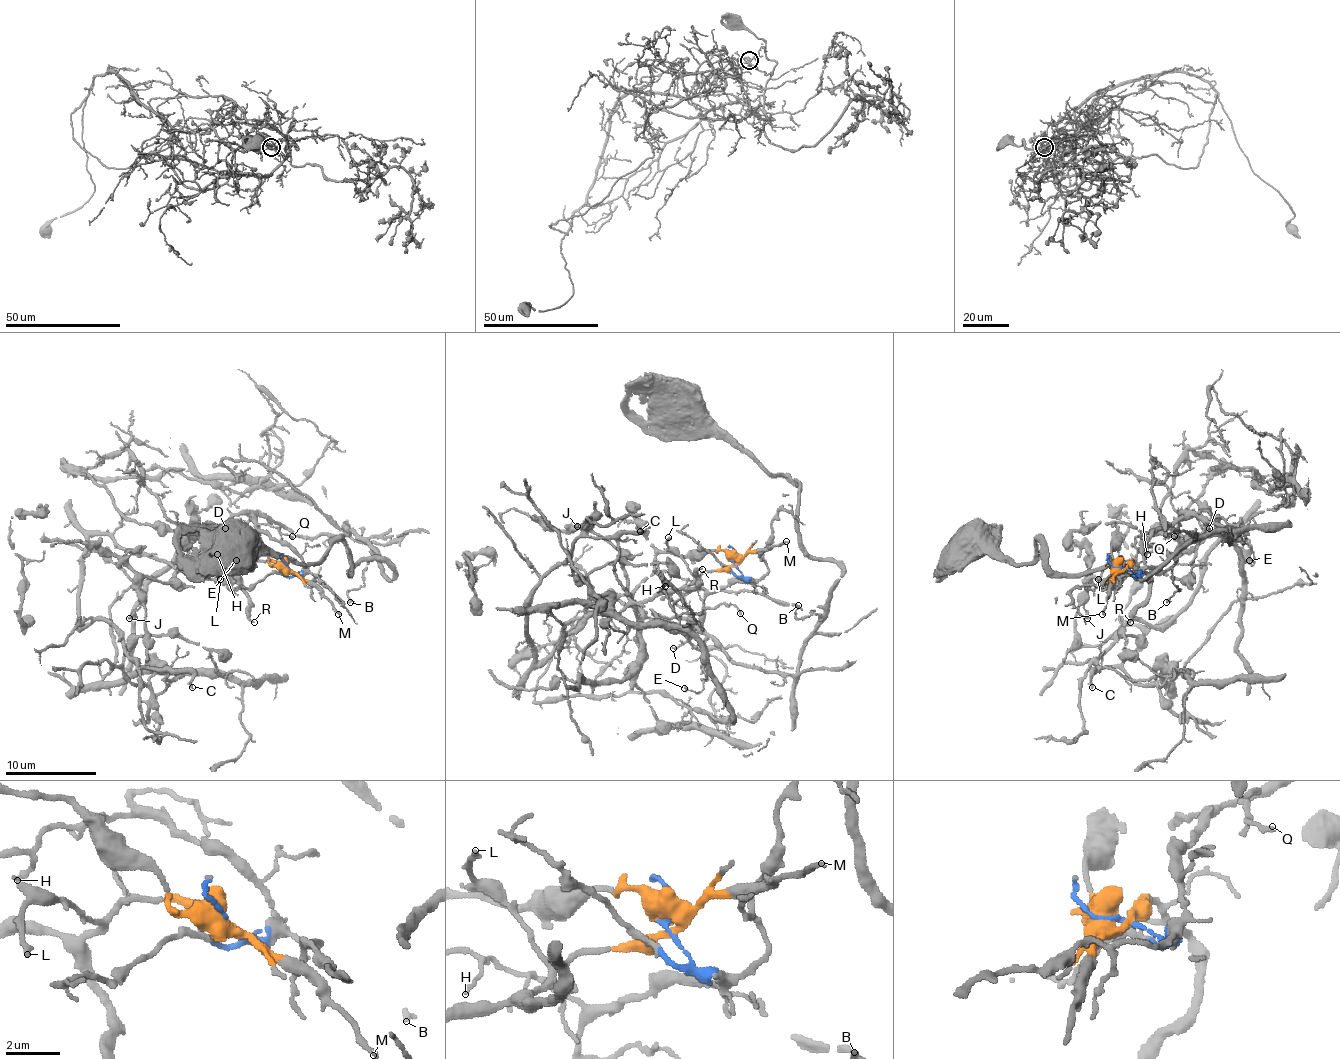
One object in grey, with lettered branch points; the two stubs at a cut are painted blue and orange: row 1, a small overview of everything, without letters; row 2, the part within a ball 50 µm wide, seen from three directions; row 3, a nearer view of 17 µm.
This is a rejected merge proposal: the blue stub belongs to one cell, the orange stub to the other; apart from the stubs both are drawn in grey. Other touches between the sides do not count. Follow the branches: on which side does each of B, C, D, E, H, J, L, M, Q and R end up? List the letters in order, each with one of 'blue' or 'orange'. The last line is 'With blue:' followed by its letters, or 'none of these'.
B: blue
C: orange
D: blue
E: blue
H: blue
J: orange
L: orange
M: orange
Q: blue
R: orange
With blue: B, D, E, H, Q

